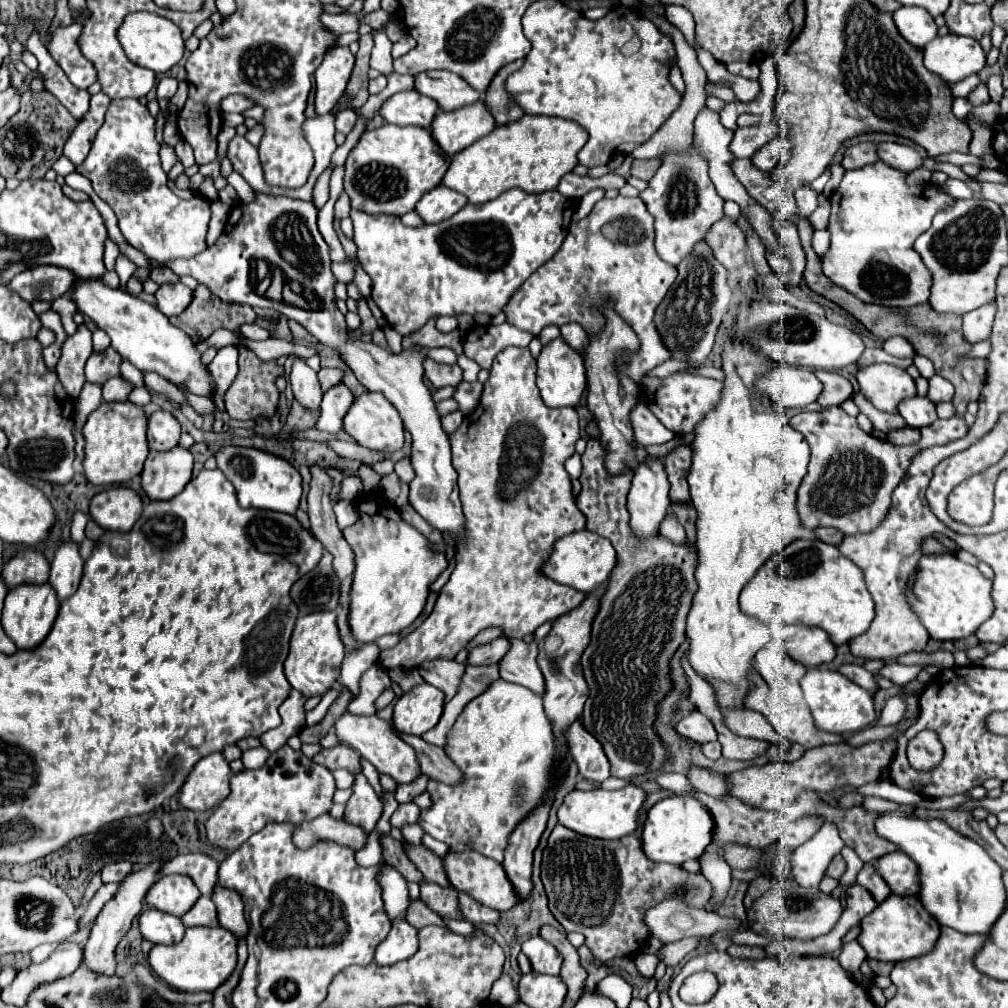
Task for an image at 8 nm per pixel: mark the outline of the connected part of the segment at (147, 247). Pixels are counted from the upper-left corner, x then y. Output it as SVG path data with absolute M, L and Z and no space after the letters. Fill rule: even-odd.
M138 99L112 101L106 121L92 141L92 151L78 173L92 181L94 191L106 201L116 217L126 241L148 259L166 265L170 259L188 259L206 249L206 231L210 221L210 201L198 193L184 201L166 183L160 167L160 145L154 139L154 117Z

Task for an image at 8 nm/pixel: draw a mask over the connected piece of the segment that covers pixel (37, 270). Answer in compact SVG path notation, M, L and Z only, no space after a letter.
M38 265L16 275L10 281L10 287L16 293L20 293L22 299L28 299L28 301L34 301L34 299L54 301L56 297L64 295L76 283L76 279L78 279L76 273L66 271L64 267Z

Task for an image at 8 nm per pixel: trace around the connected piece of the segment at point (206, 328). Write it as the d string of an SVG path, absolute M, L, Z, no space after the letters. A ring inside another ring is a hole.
M198 285L194 291L194 303L184 311L184 315L172 317L170 321L192 335L196 341L204 341L218 327L238 331L244 324L244 315L256 315L252 307L242 303L224 303L220 297L212 295L208 287Z

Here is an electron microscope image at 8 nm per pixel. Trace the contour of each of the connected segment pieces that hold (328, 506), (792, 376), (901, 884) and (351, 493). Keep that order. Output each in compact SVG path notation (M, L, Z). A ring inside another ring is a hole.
M310 465L310 493L308 493L308 517L310 517L310 529L312 533L316 535L316 539L322 541L324 549L328 549L332 555L334 555L334 571L336 575L340 577L342 585L340 585L340 591L342 591L342 599L340 599L340 605L342 605L342 613L338 617L338 627L340 627L340 635L342 635L342 641L346 645L346 649L354 649L356 643L352 643L352 637L348 635L348 627L346 627L346 615L348 615L348 591L350 591L350 583L352 583L352 549L348 547L342 531L338 529L338 523L336 523L336 515L334 515L334 509L332 509L332 501L330 501L330 491L332 491L332 477L328 475L326 467L324 465Z
M780 365L758 379L758 391L772 397L780 409L790 409L814 403L822 393L822 383L808 369Z
M894 851L894 853L888 853L872 861L872 867L888 883L892 893L896 895L916 895L918 893L916 865L902 851Z
M350 475L342 481L340 499L356 499L356 495L362 493L362 479L358 475Z

